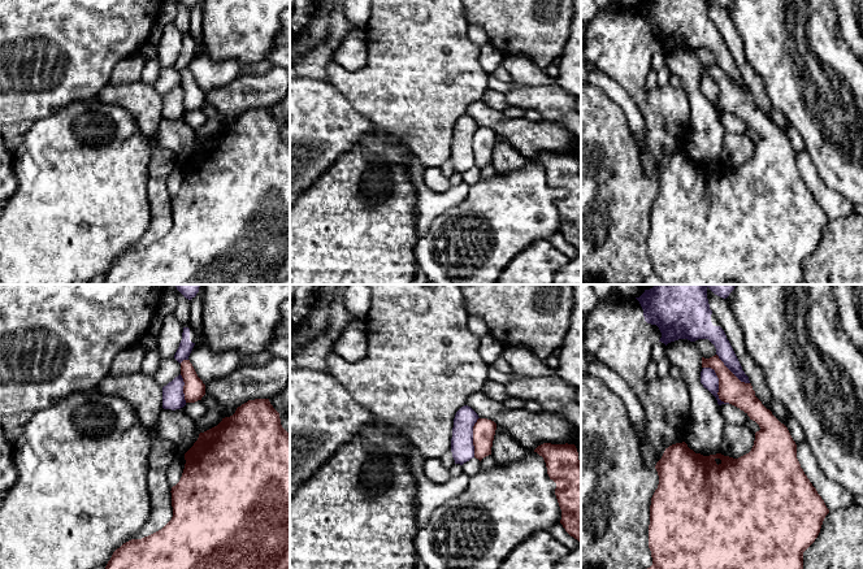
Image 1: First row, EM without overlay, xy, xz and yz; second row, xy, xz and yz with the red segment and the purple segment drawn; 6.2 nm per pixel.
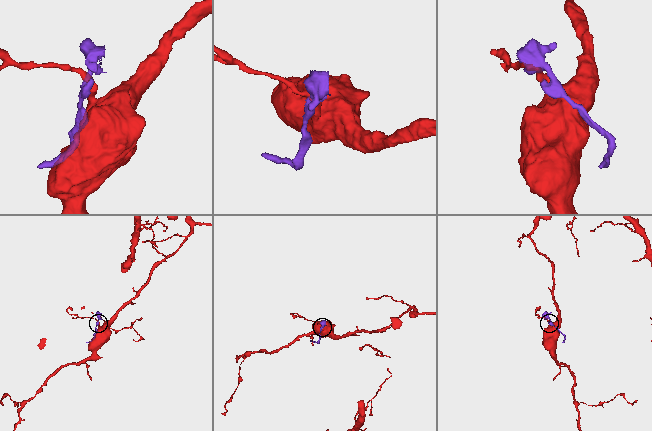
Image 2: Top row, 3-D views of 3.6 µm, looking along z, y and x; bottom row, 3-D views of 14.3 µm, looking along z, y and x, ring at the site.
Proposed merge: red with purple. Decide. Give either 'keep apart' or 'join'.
keep apart

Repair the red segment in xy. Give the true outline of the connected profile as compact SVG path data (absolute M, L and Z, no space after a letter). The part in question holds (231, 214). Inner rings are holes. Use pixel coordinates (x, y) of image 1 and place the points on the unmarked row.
M269 108L248 109L235 122L199 143L185 162L185 178L179 191L172 196L172 229L159 240L142 248L131 248L117 257L103 284L278 284L290 278L290 143L282 136L279 122Z

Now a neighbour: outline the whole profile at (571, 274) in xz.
M581 257L571 260L555 275L554 284L581 284Z

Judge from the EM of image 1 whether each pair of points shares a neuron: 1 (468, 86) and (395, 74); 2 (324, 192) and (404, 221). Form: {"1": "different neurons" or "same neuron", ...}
{"1": "same neuron", "2": "same neuron"}

